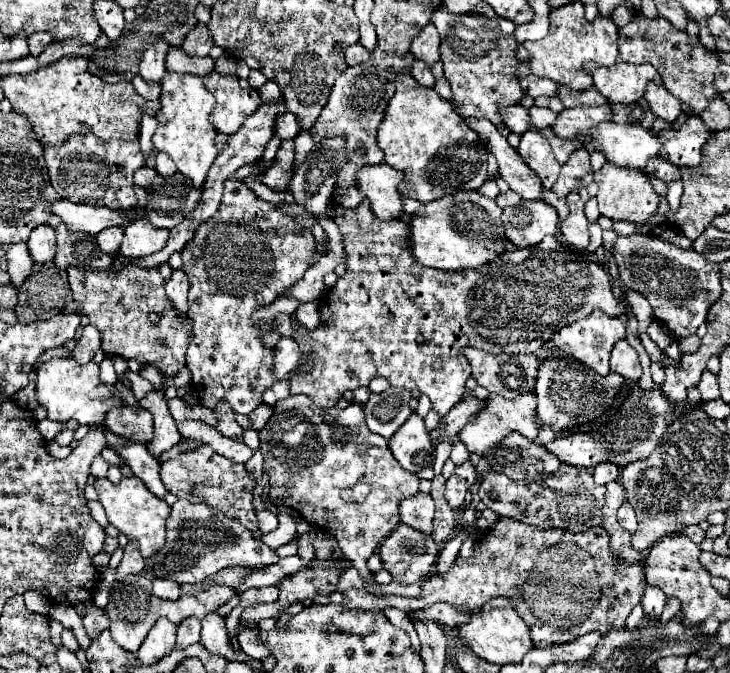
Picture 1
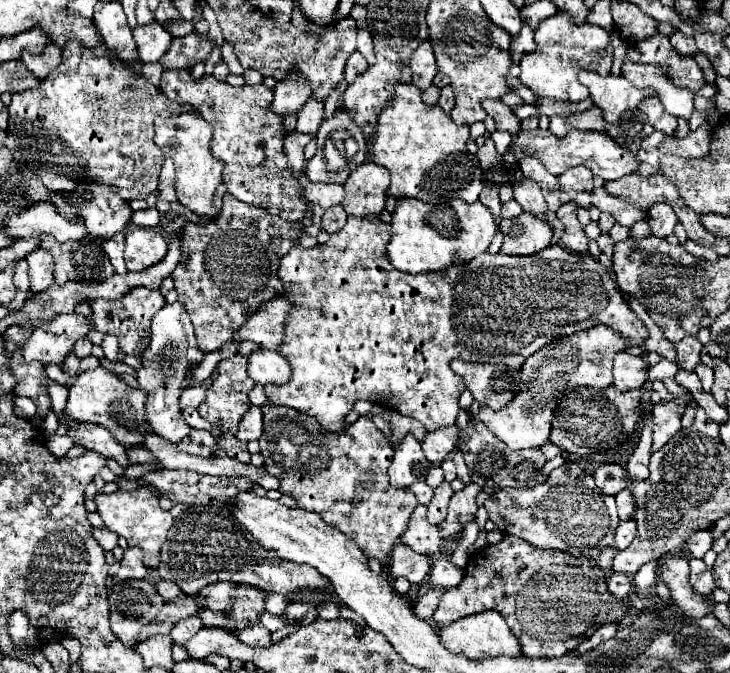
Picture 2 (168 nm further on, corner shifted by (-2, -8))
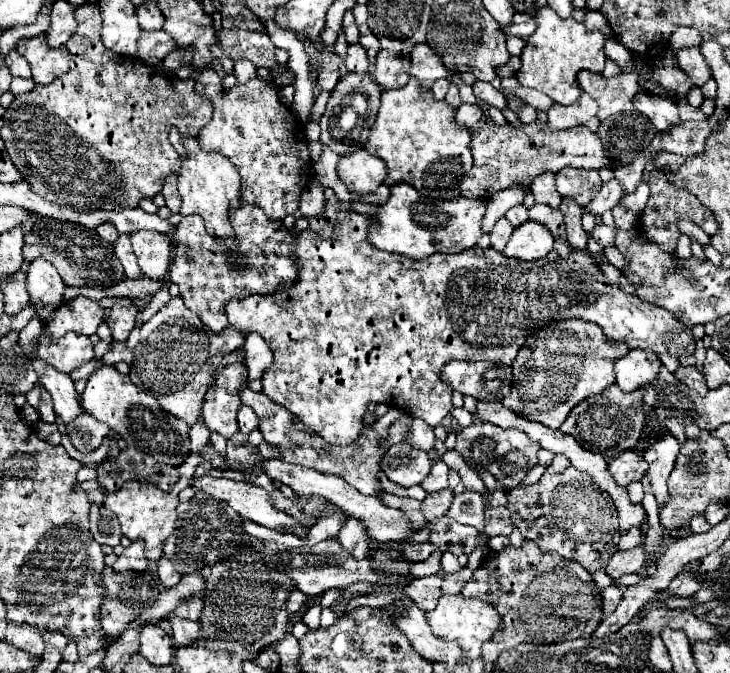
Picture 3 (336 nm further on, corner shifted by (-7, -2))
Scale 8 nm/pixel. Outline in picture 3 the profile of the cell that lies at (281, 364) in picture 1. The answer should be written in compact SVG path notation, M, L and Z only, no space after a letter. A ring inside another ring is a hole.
M248 333L244 341L246 367L250 369L250 379L260 379L266 369L274 365L274 353L258 333Z

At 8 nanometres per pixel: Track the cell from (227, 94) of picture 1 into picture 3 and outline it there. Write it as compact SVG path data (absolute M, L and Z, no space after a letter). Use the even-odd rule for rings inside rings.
M208 67L196 77L194 89L200 97L208 99L214 105L212 121L198 133L200 145L206 151L216 151L226 155L232 161L232 165L238 169L242 177L242 187L240 187L242 201L262 207L270 219L284 219L286 215L292 215L300 207L300 195L310 183L312 171L310 171L310 153L308 151L300 153L300 149L306 145L306 137L296 135L298 123L292 111L280 103L280 87L276 83L268 83L254 77L246 83L234 85L232 89L224 89L222 77L212 67Z

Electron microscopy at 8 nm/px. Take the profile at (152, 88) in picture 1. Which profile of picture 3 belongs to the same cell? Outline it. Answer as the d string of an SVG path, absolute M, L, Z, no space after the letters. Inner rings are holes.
M142 31L142 41L138 47L138 59L142 59L148 65L158 65L170 51L176 51L178 43L174 41L174 37L166 31L154 31L154 33L146 33Z

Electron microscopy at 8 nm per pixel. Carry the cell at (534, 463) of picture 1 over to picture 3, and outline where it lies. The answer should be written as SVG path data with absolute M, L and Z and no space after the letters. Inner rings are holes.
M474 421L470 427L464 427L456 433L454 449L464 457L464 461L474 471L478 471L478 473L488 471L490 475L494 475L498 479L500 485L510 489L510 487L518 487L524 481L524 477L528 475L528 471L538 463L540 445L534 443L524 431L502 429L492 423Z

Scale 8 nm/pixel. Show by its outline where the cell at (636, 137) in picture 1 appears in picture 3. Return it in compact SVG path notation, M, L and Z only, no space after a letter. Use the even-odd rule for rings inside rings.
M462 103L456 111L458 125L470 129L480 127L478 133L472 137L472 157L474 167L472 171L462 179L462 195L464 197L478 197L487 200L496 191L514 187L518 183L530 185L536 175L544 171L558 173L562 167L582 167L582 169L614 169L616 163L606 155L604 145L600 141L598 133L592 133L586 127L574 127L566 131L552 131L546 123L534 121L530 125L522 125L520 129L512 127L510 123L506 127L496 127L484 113L478 117L478 107Z

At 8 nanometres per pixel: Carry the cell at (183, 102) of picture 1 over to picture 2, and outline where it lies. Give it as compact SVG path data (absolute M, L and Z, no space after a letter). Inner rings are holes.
M179 115L155 121L155 145L173 159L175 163L175 193L177 201L191 209L197 217L217 217L217 209L213 205L217 185L221 183L223 163L215 159L209 151L209 141L213 135L213 127L201 115ZM169 139L177 139L177 145L169 145Z

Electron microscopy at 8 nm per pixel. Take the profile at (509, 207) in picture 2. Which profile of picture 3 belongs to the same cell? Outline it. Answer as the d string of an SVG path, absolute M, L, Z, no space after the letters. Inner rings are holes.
M514 205L512 209L508 209L506 219L508 219L514 227L518 227L518 225L522 225L522 223L528 219L528 209L526 209L524 205Z

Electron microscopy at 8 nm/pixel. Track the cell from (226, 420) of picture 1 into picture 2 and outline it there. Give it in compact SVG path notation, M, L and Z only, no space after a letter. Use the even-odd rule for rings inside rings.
M223 433L223 435L217 439L217 445L219 445L229 457L239 459L241 463L249 463L249 459L251 459L251 455L249 455L249 451L247 451L247 445L241 443L237 437L233 437L233 435L229 435L229 433Z

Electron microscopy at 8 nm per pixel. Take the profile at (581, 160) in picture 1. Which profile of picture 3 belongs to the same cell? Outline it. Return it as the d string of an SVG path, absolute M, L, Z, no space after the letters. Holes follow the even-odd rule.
M564 167L556 173L556 189L562 197L574 197L578 205L586 207L598 189L602 187L602 181L598 177L598 171L586 171L576 167Z

